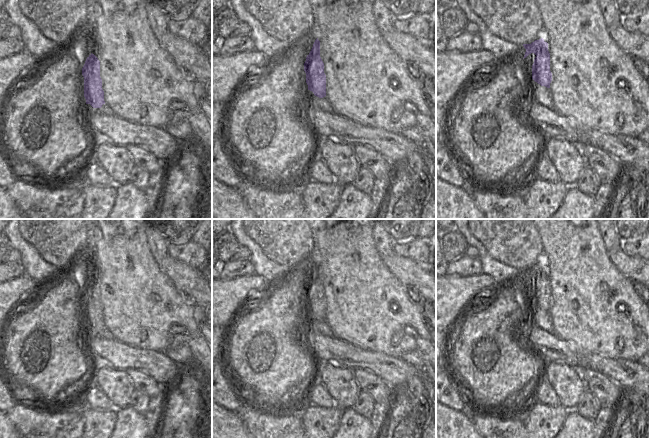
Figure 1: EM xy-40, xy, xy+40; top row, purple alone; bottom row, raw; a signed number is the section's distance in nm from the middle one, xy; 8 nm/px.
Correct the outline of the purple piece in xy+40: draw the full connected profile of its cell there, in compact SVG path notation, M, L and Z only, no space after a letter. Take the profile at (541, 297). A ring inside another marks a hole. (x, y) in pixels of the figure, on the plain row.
M543 262L531 268L523 268L526 273L522 290L525 300L532 301L532 320L534 325L554 334L554 327L550 319L552 297L550 295L550 277L548 267Z

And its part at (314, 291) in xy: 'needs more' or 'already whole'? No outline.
needs more

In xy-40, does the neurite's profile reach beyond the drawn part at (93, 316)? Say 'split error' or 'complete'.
split error

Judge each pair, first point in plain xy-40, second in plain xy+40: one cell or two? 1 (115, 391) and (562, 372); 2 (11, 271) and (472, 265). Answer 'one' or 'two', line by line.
1: one
2: one

